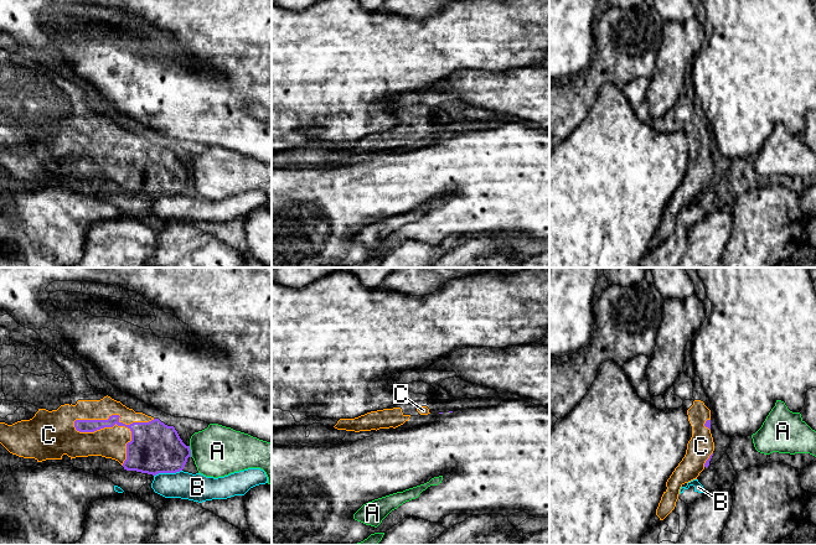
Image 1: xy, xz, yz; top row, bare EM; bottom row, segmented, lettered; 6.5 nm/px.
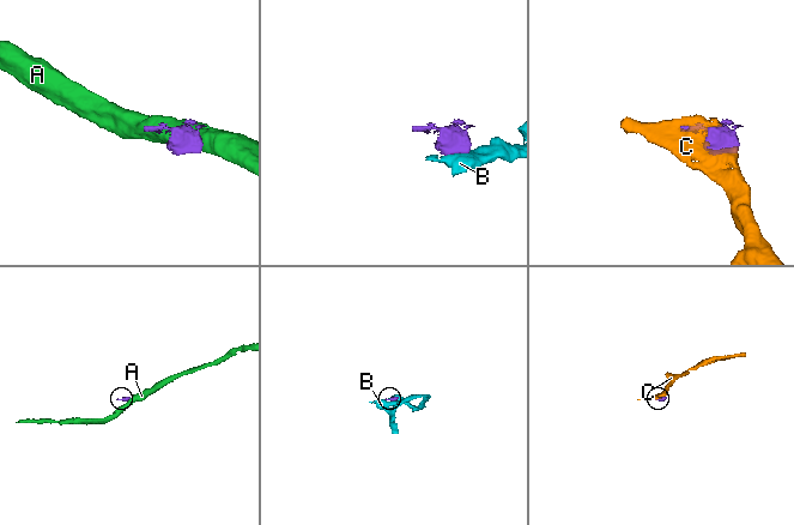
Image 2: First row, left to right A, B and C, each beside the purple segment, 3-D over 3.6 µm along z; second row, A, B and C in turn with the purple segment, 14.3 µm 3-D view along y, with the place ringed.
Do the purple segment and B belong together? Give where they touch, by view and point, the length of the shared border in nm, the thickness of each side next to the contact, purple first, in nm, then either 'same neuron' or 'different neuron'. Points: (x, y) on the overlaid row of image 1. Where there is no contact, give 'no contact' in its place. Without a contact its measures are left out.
xy (168, 472) | 190 nm | 320/180 nm | different neuron

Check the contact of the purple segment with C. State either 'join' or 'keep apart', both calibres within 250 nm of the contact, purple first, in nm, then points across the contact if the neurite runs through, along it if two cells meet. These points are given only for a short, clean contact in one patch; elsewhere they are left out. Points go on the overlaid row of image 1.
join; 220 nm thick on the purple side, 200 nm on the other

